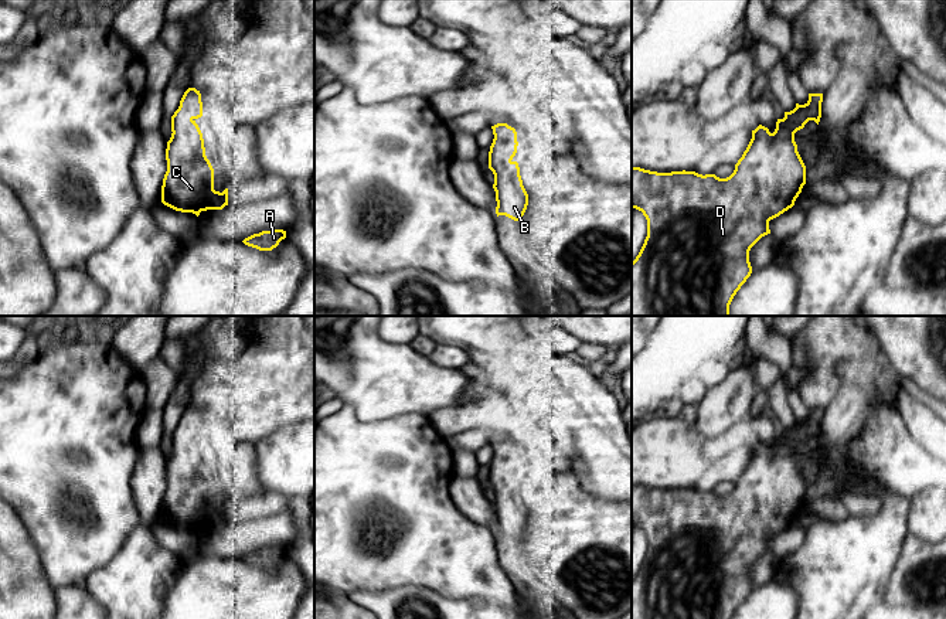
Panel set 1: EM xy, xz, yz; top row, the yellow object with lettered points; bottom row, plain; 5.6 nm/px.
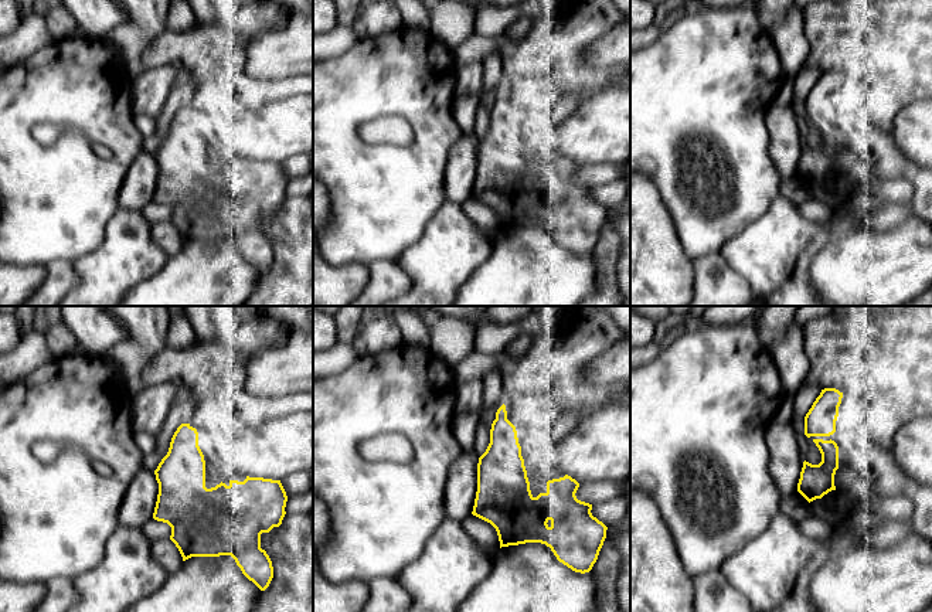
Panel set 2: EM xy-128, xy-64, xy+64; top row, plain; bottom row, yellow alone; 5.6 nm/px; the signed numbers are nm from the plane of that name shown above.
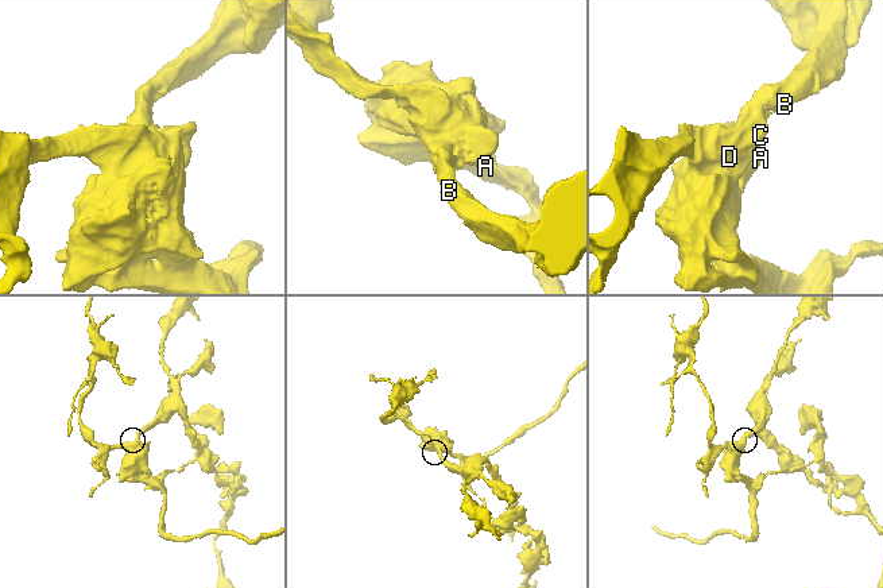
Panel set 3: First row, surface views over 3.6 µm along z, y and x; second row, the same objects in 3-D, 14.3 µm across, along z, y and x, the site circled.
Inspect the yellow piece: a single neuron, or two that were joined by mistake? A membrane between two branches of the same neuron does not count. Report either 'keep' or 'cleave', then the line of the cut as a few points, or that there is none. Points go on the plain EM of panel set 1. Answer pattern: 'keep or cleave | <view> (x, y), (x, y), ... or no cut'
keep | no cut

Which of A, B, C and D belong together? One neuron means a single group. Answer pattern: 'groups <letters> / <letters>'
groups A B C D

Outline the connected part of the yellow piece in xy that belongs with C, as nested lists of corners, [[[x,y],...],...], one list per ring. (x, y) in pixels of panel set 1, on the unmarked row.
[[[188,405],[178,426],[171,433],[171,455],[167,459],[166,477],[167,489],[161,503],[161,520],[176,528],[193,530],[197,534],[201,528],[222,527],[228,523],[228,506],[222,510],[214,507],[214,486],[205,473],[203,450],[195,441],[203,433],[201,411]]]

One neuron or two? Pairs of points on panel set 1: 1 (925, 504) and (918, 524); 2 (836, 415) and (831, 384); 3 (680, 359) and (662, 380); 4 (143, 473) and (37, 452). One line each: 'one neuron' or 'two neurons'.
1: one neuron
2: two neurons
3: one neuron
4: two neurons

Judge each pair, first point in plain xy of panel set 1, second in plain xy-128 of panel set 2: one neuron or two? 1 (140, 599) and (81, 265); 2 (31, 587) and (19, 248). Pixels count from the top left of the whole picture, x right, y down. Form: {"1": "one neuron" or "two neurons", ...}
{"1": "one neuron", "2": "two neurons"}

